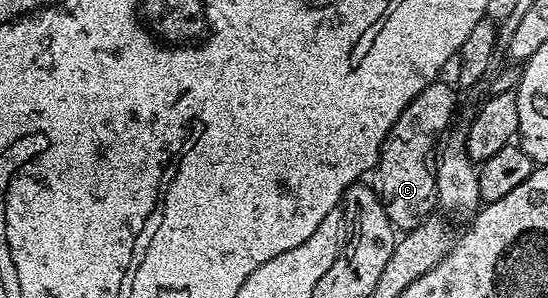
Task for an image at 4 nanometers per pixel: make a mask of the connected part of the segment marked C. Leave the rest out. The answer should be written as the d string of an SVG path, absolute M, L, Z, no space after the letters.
M443 82L430 83L421 89L421 93L417 93L417 97L413 97L413 101L409 101L409 105L405 105L401 117L397 117L393 129L389 129L381 145L379 162L375 164L373 186L379 192L379 200L383 202L389 221L399 233L406 233L421 225L437 207L437 152L455 115L455 91Z

